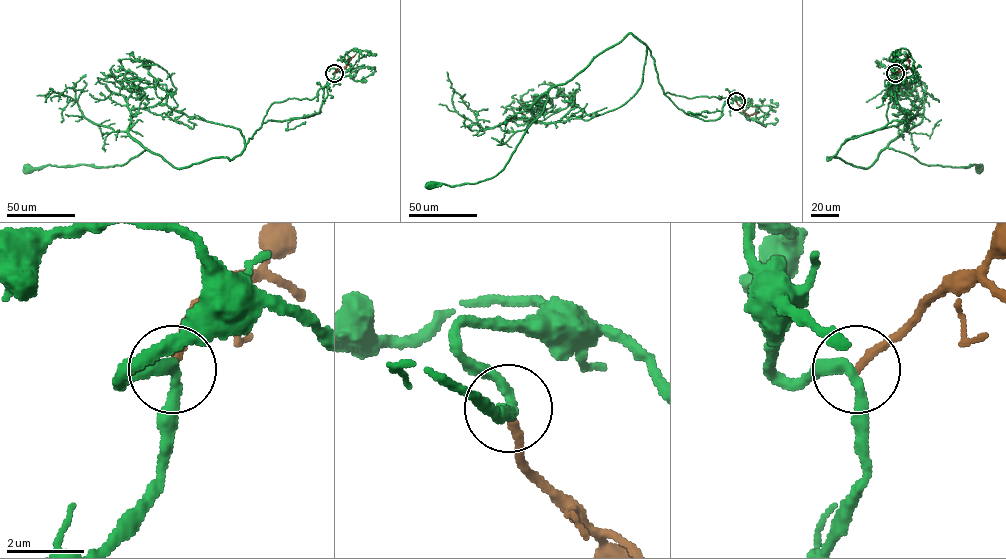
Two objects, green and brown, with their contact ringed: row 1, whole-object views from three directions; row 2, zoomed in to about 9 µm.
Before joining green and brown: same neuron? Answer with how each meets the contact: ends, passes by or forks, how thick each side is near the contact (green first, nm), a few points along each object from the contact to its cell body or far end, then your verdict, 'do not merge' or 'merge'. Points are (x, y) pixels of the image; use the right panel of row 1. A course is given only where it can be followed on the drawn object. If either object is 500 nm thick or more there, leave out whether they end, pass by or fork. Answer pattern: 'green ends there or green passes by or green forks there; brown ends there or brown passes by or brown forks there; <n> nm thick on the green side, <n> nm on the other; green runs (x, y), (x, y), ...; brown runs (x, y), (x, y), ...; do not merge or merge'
green passes by; brown ends there; 280 nm thick on the green side, 200 nm on the other; green runs (895, 73), (888, 123), (846, 139), (827, 159), (837, 157), (868, 168), (888, 147), (926, 165), (979, 168); brown runs (895, 73), (908, 68), (907, 54); do not merge

